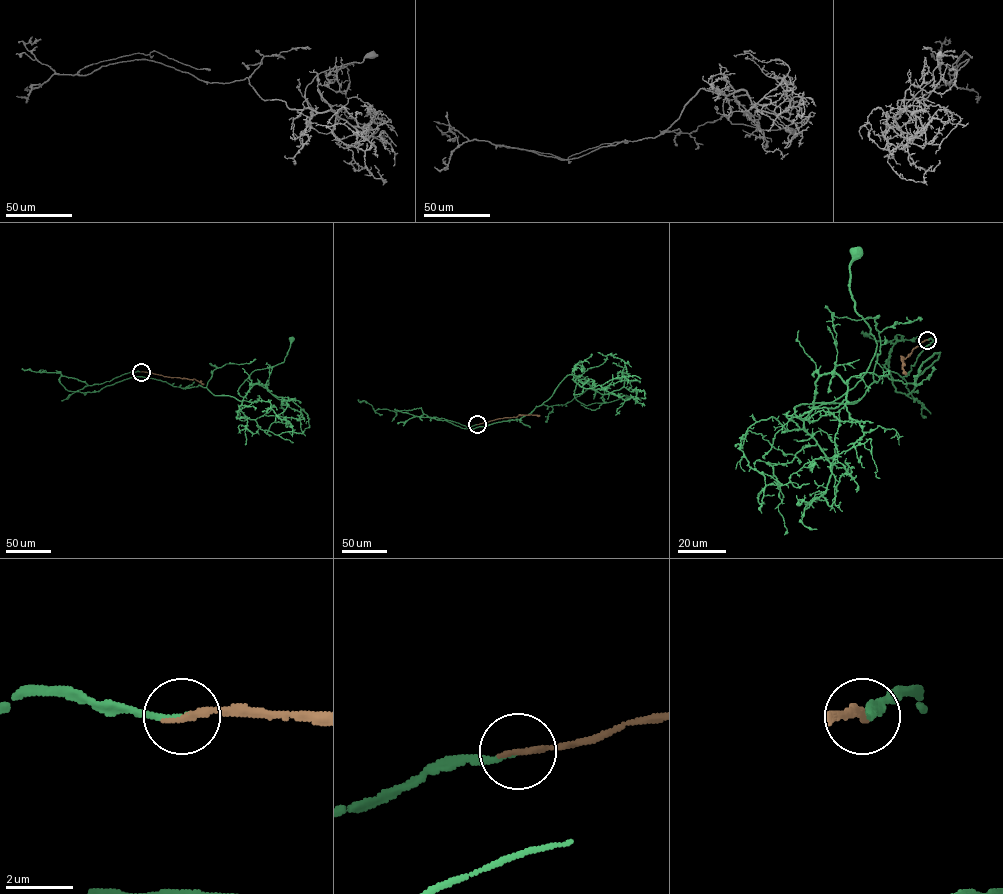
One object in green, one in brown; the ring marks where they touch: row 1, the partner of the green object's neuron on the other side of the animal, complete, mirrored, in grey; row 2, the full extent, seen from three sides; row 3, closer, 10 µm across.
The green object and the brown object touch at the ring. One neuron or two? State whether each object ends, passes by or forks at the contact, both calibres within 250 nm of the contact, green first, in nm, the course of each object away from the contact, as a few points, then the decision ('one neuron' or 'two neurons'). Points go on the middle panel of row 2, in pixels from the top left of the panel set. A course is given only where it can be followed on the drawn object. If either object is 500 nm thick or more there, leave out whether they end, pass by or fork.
green ends; brown ends; calibres 140 and 200 nm; course green (477, 424), (395, 410), (473, 429), (529, 414), (570, 374), (584, 405), (628, 398); course brown (477, 424), (520, 415), (540, 415); one neuron

